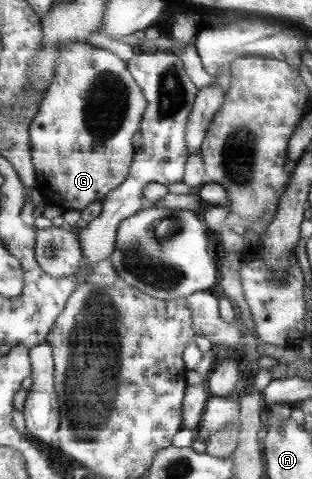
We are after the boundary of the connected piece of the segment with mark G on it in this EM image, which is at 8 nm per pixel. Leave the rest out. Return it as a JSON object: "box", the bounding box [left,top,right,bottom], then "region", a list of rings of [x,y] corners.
{"box":[30,42,148,211],"region":[[[68,42],[58,58],[58,66],[54,72],[50,88],[42,98],[39,105],[39,112],[34,121],[30,124],[31,146],[33,150],[32,158],[36,170],[38,171],[38,188],[37,190],[43,196],[45,202],[51,206],[58,206],[62,210],[82,211],[92,202],[104,202],[107,195],[121,186],[130,176],[130,170],[135,159],[135,134],[142,130],[142,122],[146,116],[148,107],[148,98],[143,92],[142,86],[136,81],[130,71],[129,61],[119,58],[112,50],[95,46],[89,42]]]}

